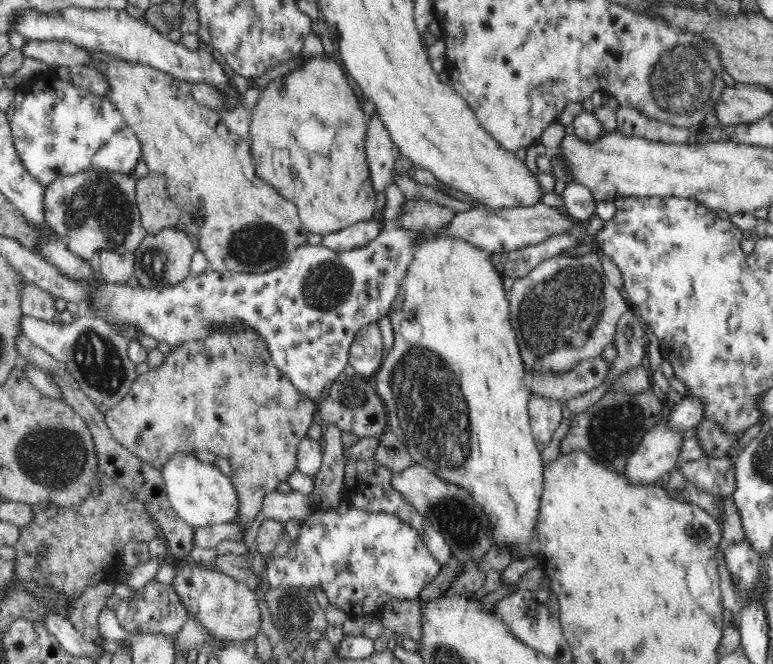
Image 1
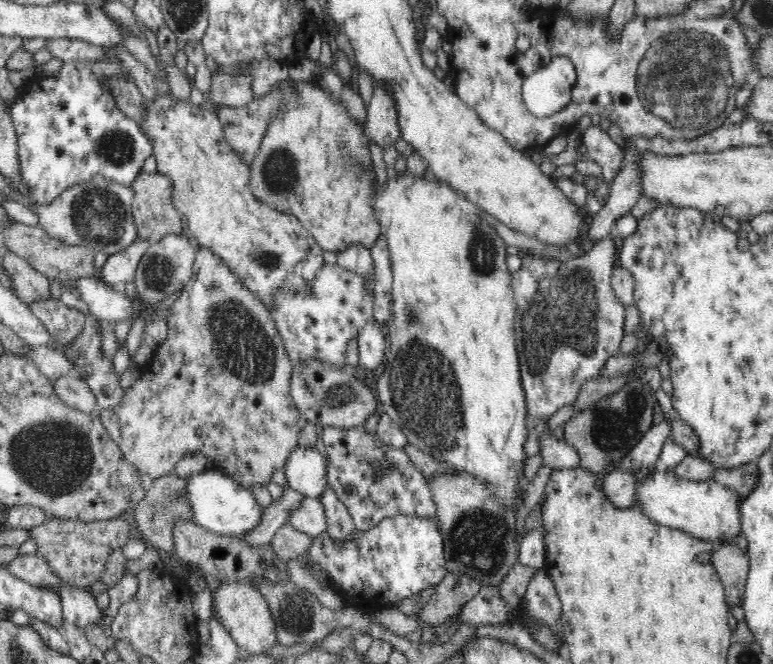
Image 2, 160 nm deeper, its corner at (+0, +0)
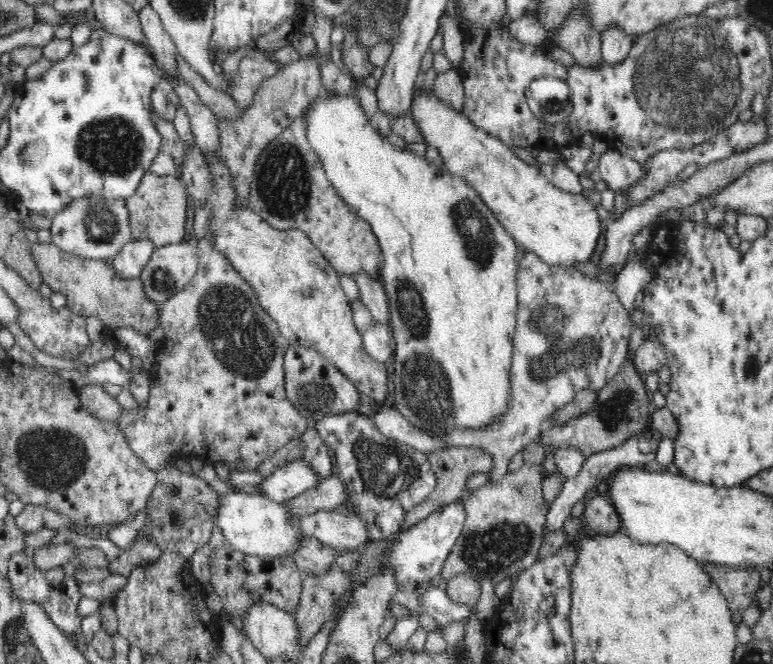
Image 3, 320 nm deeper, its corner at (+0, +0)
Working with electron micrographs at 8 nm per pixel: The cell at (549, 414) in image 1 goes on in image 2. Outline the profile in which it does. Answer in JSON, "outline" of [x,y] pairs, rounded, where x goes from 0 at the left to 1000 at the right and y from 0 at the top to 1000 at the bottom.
{"outline":[[[706,630],[706,633],[696,636],[688,645],[697,664],[702,702],[710,702],[717,708],[727,708],[727,705],[744,705],[750,700],[748,679],[739,669],[735,669],[731,661],[719,661],[710,648],[709,634],[710,630]]]}

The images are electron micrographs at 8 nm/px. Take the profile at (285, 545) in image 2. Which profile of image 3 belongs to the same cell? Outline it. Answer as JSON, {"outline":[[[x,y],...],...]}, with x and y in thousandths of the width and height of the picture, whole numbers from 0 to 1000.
{"outline":[[[392,807],[392,813],[387,815],[387,824],[375,839],[392,863],[419,864],[435,848],[435,828],[409,810]]]}

